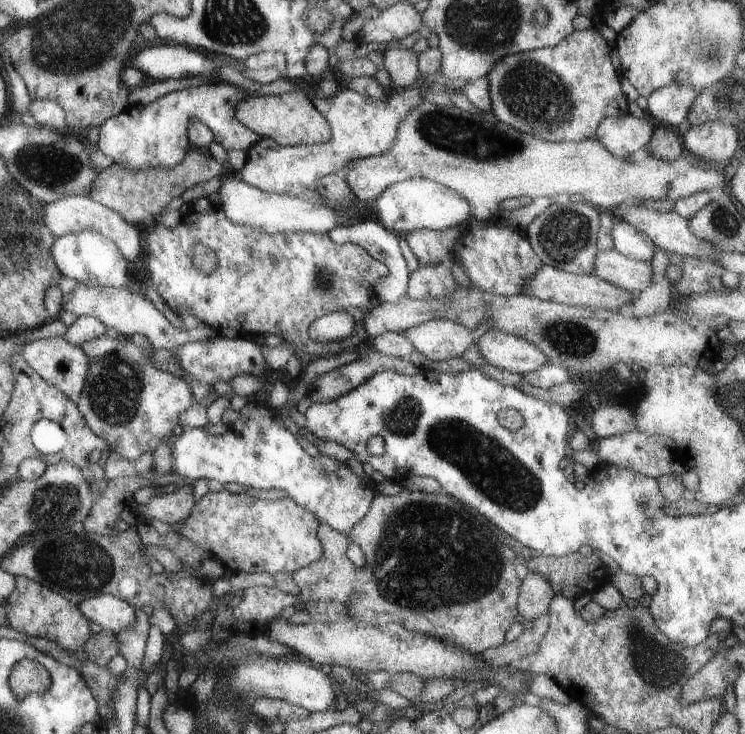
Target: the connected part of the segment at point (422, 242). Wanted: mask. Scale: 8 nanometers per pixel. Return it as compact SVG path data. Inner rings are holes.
M459 226L449 230L417 228L411 230L407 236L403 236L403 240L407 242L409 250L413 252L419 264L437 264L437 262L447 262L451 246L459 236L461 236Z

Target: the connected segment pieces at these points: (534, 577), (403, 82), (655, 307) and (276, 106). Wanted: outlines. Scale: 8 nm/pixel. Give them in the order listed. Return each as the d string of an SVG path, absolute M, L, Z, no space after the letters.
M527 574L519 584L519 596L517 596L517 614L533 622L537 616L549 612L551 604L555 600L553 590L549 588L549 582L541 578L539 574Z
M391 40L387 44L387 50L383 52L383 66L389 72L391 86L397 94L401 88L409 88L419 78L419 56L413 50L401 48L397 40Z
M655 248L651 258L651 270L653 270L651 284L639 294L635 294L635 298L625 306L617 306L617 314L639 318L639 316L655 316L659 312L665 312L665 306L669 304L669 300L673 300L671 282L665 278L667 264L669 264L667 252Z
M285 92L275 96L247 96L241 102L237 102L233 116L241 126L255 132L259 138L273 140L279 146L321 144L331 134L325 118L315 110L313 100L309 100L301 92Z

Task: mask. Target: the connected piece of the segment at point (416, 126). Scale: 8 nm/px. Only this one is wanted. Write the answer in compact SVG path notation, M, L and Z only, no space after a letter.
M425 100L401 118L389 150L369 158L355 158L347 162L339 174L357 202L365 206L371 206L379 194L395 182L427 178L457 192L469 204L469 216L477 222L487 222L487 218L499 210L499 202L521 196L535 200L567 194L597 210L615 210L621 204L635 204L637 200L665 198L677 202L679 198L703 190L715 194L727 190L729 180L725 168L705 164L687 150L673 162L651 156L647 150L641 150L633 160L625 160L609 154L597 138L581 142L545 142L501 122L491 124L453 104L441 106Z

